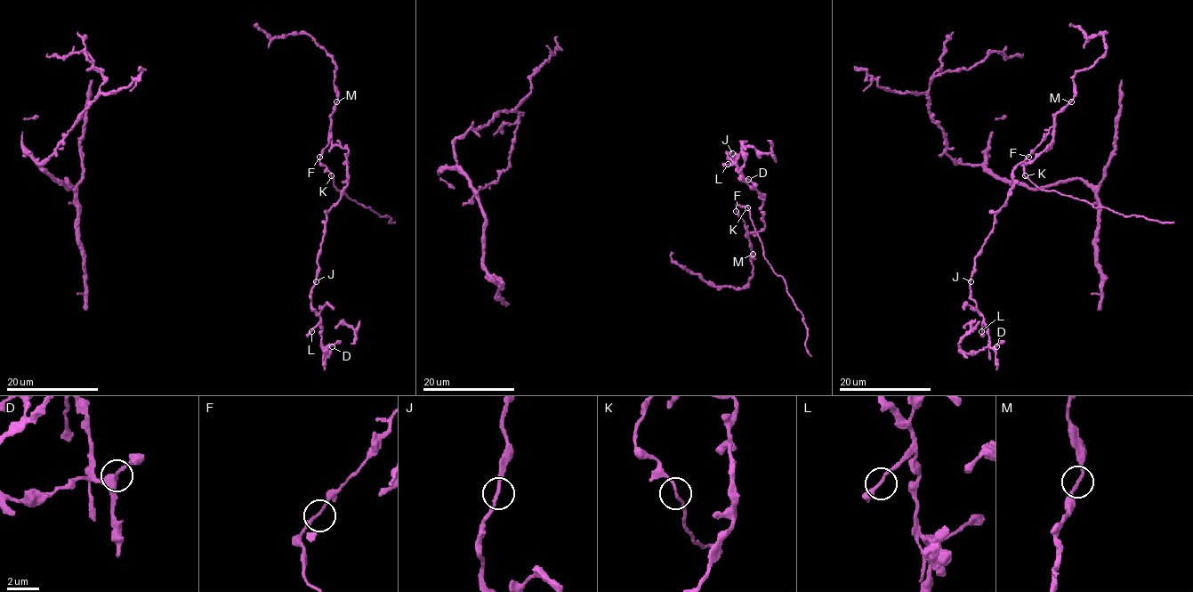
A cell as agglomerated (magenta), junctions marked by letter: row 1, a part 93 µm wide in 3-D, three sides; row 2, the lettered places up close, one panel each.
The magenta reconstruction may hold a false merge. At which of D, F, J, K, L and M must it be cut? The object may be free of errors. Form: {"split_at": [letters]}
{"split_at": ["K"]}

